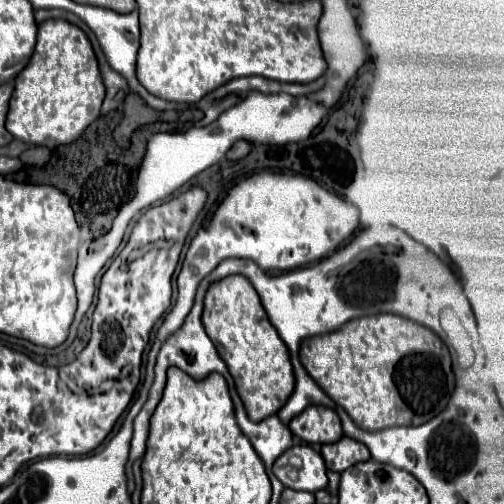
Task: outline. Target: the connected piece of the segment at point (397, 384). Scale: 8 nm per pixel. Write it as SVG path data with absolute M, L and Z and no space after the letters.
M396 314L354 318L330 334L310 336L300 344L300 360L314 382L338 404L356 426L382 430L388 426L420 426L440 414L454 390L452 360L444 342L426 326Z

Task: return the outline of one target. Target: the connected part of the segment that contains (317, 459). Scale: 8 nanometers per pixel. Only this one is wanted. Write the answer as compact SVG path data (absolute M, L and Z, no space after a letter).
M308 444L290 446L272 468L274 476L292 490L316 492L326 488L326 466L322 456Z

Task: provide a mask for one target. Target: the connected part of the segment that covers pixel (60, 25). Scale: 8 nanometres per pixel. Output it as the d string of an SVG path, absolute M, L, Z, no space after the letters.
M46 20L38 26L38 40L30 62L14 80L14 92L6 116L6 130L26 144L60 144L62 130L66 130L66 144L70 144L84 132L88 124L92 124L100 116L104 94L106 92L100 78L98 62L86 34L66 20Z

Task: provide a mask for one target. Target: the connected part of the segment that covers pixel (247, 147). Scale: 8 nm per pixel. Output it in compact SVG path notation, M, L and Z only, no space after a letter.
M238 140L238 142L228 150L226 158L228 158L228 160L238 160L238 158L244 158L250 150L252 150L252 142L248 142L248 140Z

